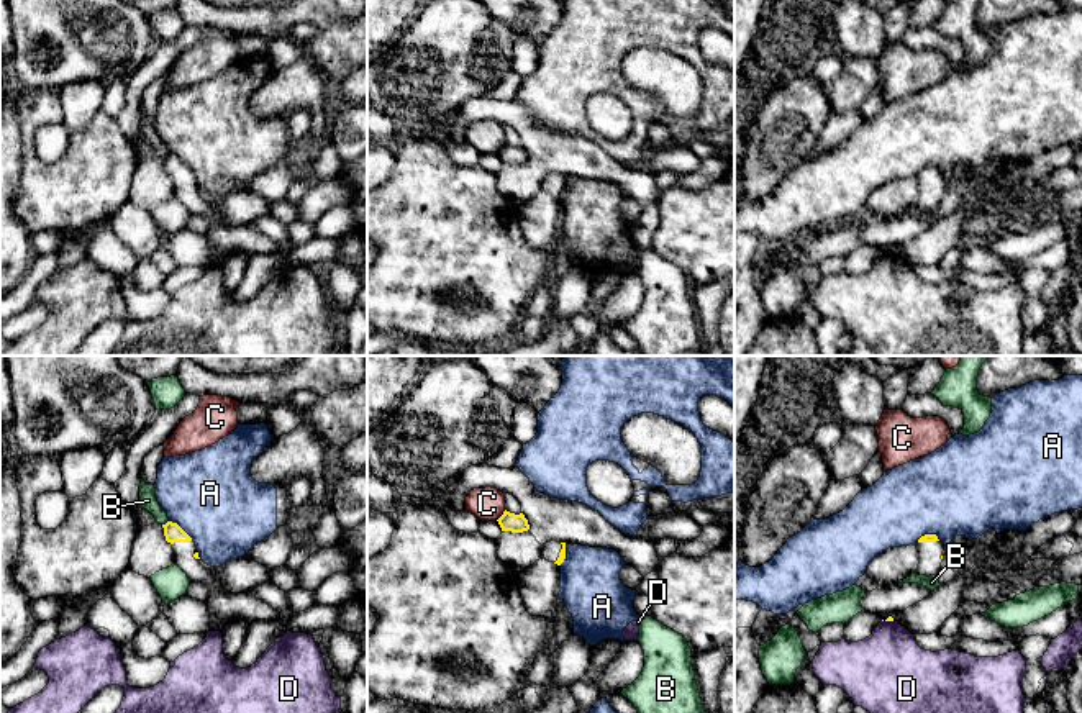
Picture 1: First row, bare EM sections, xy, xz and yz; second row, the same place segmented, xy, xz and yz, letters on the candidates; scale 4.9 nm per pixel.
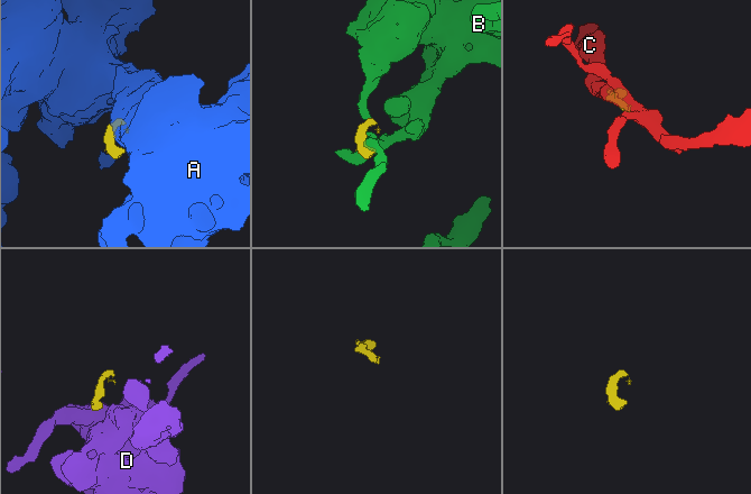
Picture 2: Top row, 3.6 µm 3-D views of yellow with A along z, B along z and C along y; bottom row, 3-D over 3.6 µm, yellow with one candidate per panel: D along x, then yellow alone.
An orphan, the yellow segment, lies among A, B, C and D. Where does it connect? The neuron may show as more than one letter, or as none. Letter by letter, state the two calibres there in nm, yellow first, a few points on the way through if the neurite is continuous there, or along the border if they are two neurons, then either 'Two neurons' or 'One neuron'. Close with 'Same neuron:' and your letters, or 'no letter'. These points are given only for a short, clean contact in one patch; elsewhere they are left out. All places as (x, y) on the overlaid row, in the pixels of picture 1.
A: Thickness 90 nm (yellow) against 440 nm. Boundary: xy (169, 520), (192, 540). Two neurons
B: Thickness 90 nm (yellow) against 90 nm. Two neurons
C: Thickness 100 nm (yellow) against 160 nm. Boundary: xz (505, 510), (497, 520). Two neurons
D: Thickness 20 nm (yellow) against 380 nm. Boundary: yz (886, 620), (892, 622). Two neurons
Same neuron: no letter

